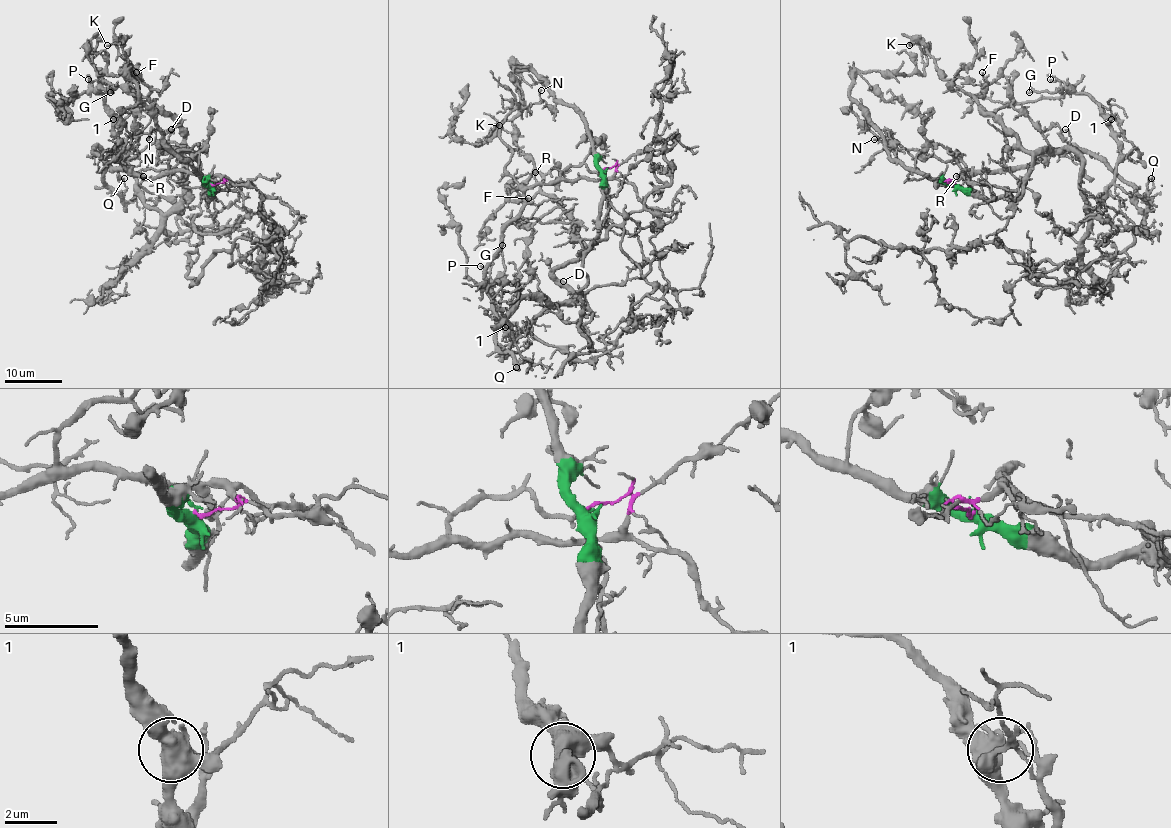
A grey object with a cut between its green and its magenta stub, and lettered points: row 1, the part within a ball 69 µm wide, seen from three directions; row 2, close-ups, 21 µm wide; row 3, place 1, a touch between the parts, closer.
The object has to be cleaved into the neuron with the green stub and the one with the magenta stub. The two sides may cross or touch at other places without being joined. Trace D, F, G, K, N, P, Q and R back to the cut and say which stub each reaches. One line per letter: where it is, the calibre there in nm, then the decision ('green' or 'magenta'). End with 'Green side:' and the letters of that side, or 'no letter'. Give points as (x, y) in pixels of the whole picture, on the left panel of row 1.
D: at (171, 129); 170 nm thick; green
F: at (136, 72); 140 nm thick; green
G: at (110, 92); 90 nm thick; green
K: at (107, 45); 90 nm thick; green
N: at (149, 139); 160 nm thick; magenta
P: at (88, 79); 110 nm thick; green
Q: at (124, 178); 130 nm thick; magenta
R: at (143, 176); 150 nm thick; magenta
Green side: D, F, G, K, P

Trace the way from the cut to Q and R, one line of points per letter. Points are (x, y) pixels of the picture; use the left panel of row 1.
Q: (210, 184), (223, 180), (164, 171), (139, 177), (110, 167), (96, 146), (103, 181), (121, 195), (124, 178)
R: (210, 184), (223, 180), (219, 175), (164, 171), (144, 177)

